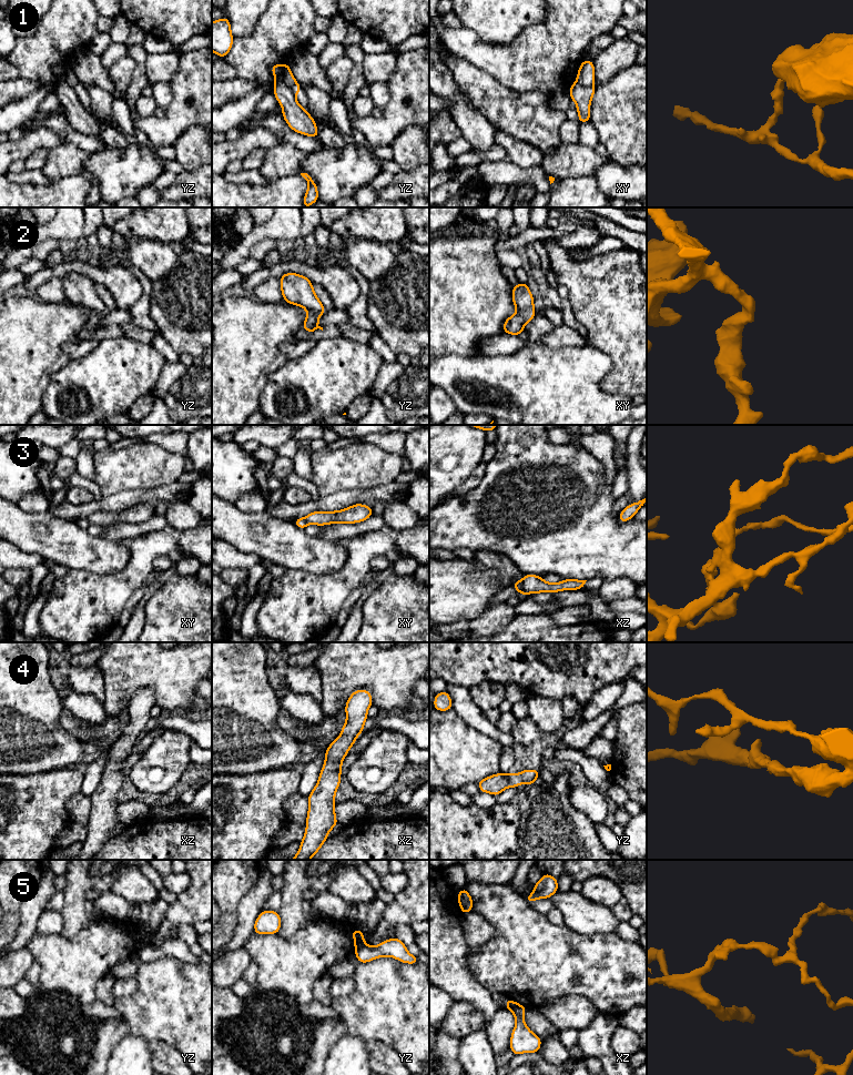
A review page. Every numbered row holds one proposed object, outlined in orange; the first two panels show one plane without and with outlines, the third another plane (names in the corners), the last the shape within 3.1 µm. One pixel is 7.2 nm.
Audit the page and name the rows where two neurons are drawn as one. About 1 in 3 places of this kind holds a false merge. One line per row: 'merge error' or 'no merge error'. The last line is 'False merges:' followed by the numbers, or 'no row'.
1: merge error
2: no merge error
3: merge error
4: no merge error
5: merge error
False merges: 1, 3, 5

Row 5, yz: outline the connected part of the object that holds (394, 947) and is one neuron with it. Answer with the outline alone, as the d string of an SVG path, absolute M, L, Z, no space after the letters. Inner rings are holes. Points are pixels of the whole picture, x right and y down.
M397 937L383 941L377 946L363 944L362 946L356 947L354 952L359 964L367 963L382 956L390 956L407 964L419 963L417 956L409 954L405 944Z

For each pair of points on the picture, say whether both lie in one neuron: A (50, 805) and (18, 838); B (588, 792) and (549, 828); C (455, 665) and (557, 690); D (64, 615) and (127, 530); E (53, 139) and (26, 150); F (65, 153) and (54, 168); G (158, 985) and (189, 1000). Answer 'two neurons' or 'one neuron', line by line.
A: one neuron
B: two neurons
C: one neuron
D: two neurons
E: one neuron
F: one neuron
G: one neuron

